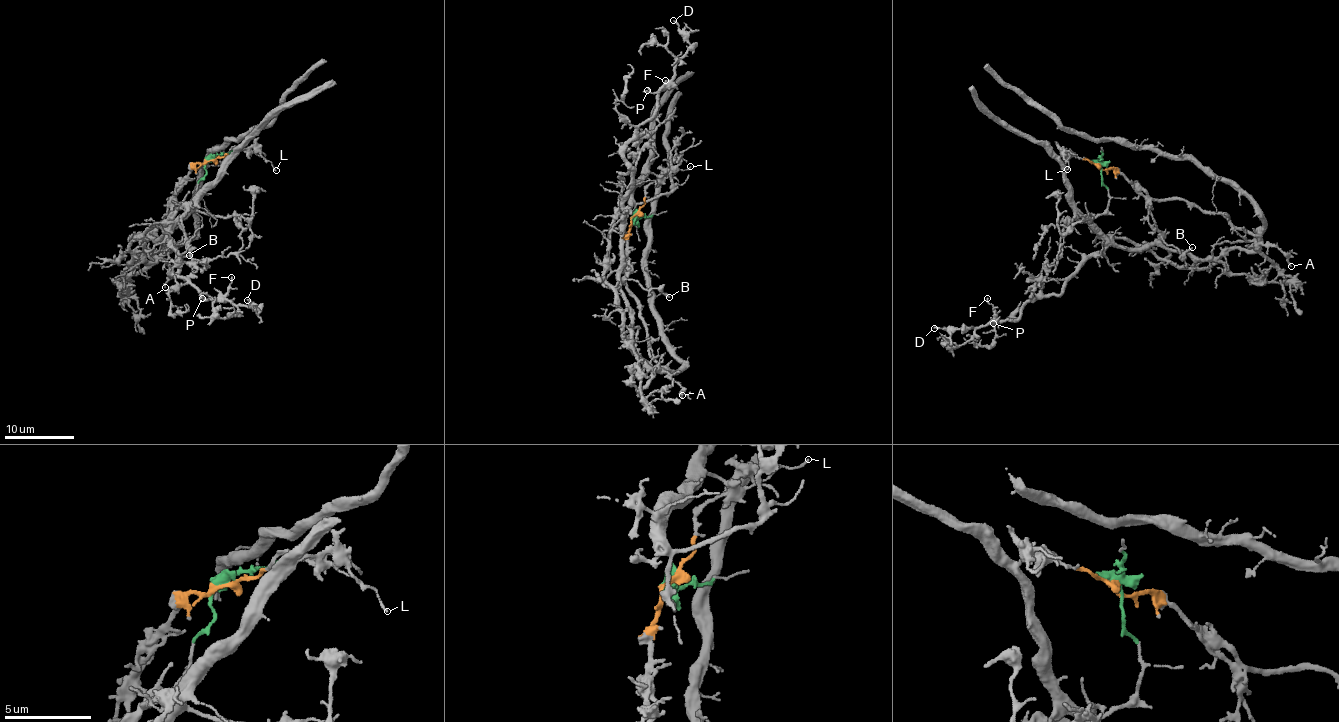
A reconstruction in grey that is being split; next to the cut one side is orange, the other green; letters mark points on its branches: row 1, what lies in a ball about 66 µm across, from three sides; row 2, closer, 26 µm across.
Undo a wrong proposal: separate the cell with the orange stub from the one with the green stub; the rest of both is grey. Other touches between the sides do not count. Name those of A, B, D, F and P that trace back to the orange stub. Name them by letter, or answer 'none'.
A

